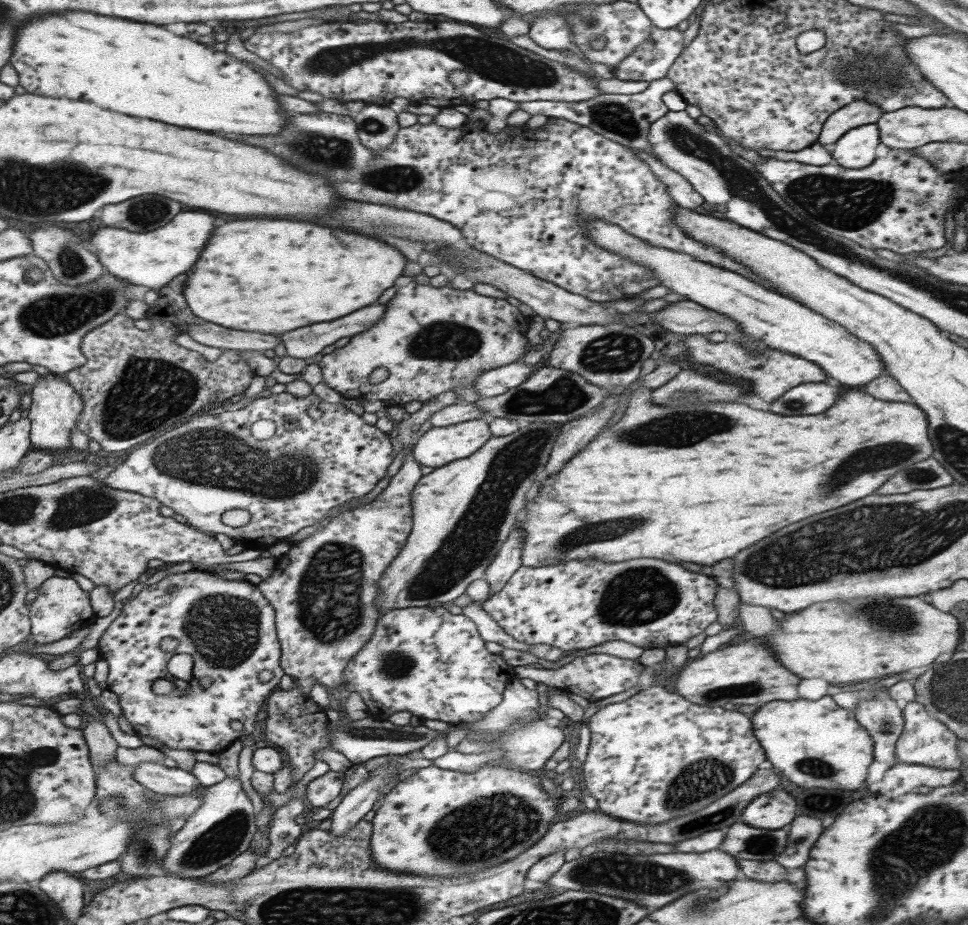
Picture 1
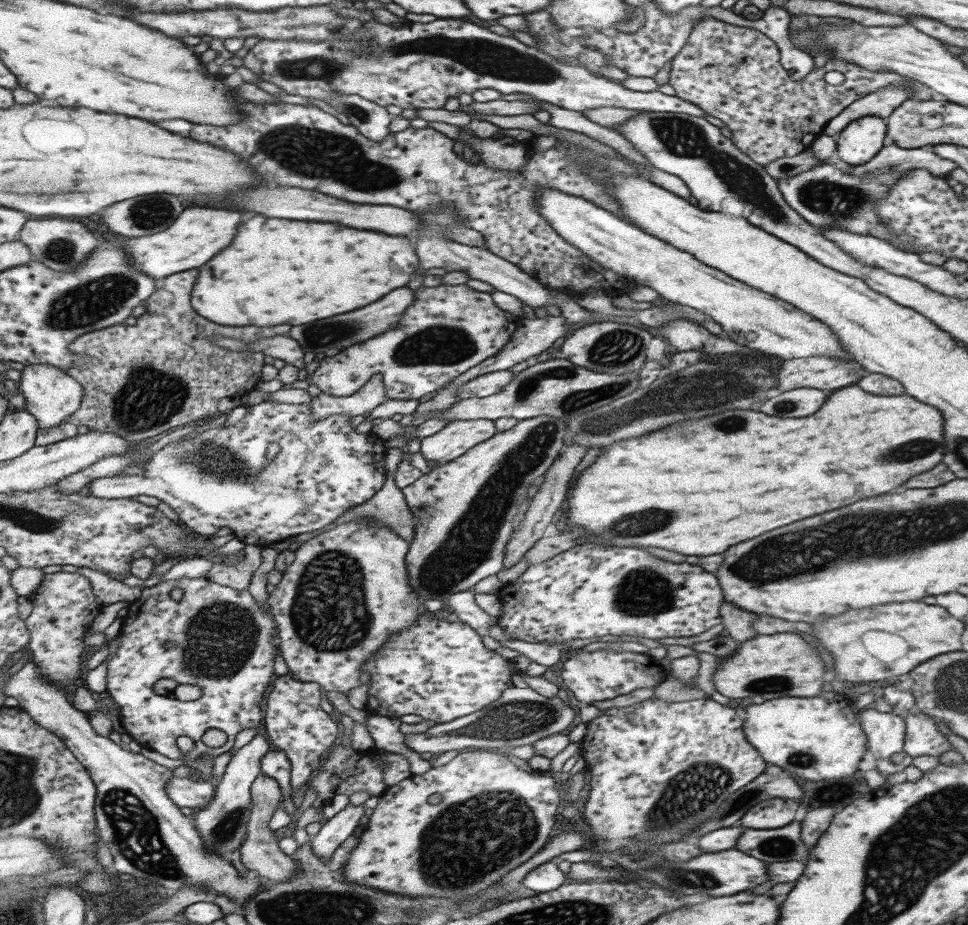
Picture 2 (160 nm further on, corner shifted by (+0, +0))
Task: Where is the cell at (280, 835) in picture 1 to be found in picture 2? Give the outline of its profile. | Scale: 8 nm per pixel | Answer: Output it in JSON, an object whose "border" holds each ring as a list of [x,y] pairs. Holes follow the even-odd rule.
{"border":[[[288,673],[277,676],[273,690],[266,700],[265,730],[273,744],[287,754],[292,764],[292,786],[295,788],[295,795],[291,805],[299,800],[313,772],[323,764],[323,758],[327,757],[326,752],[333,748],[333,742],[339,736],[339,722],[322,709],[324,695],[325,691],[317,682],[299,681]]]}

